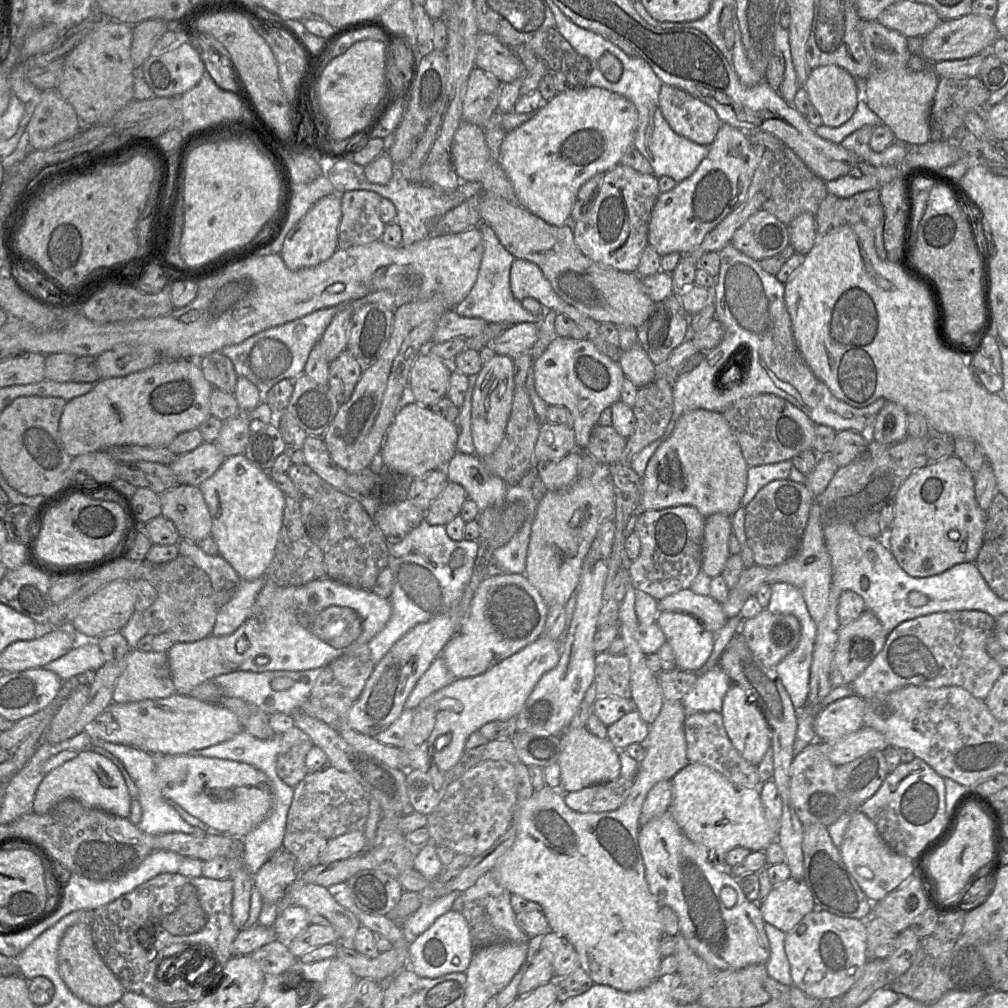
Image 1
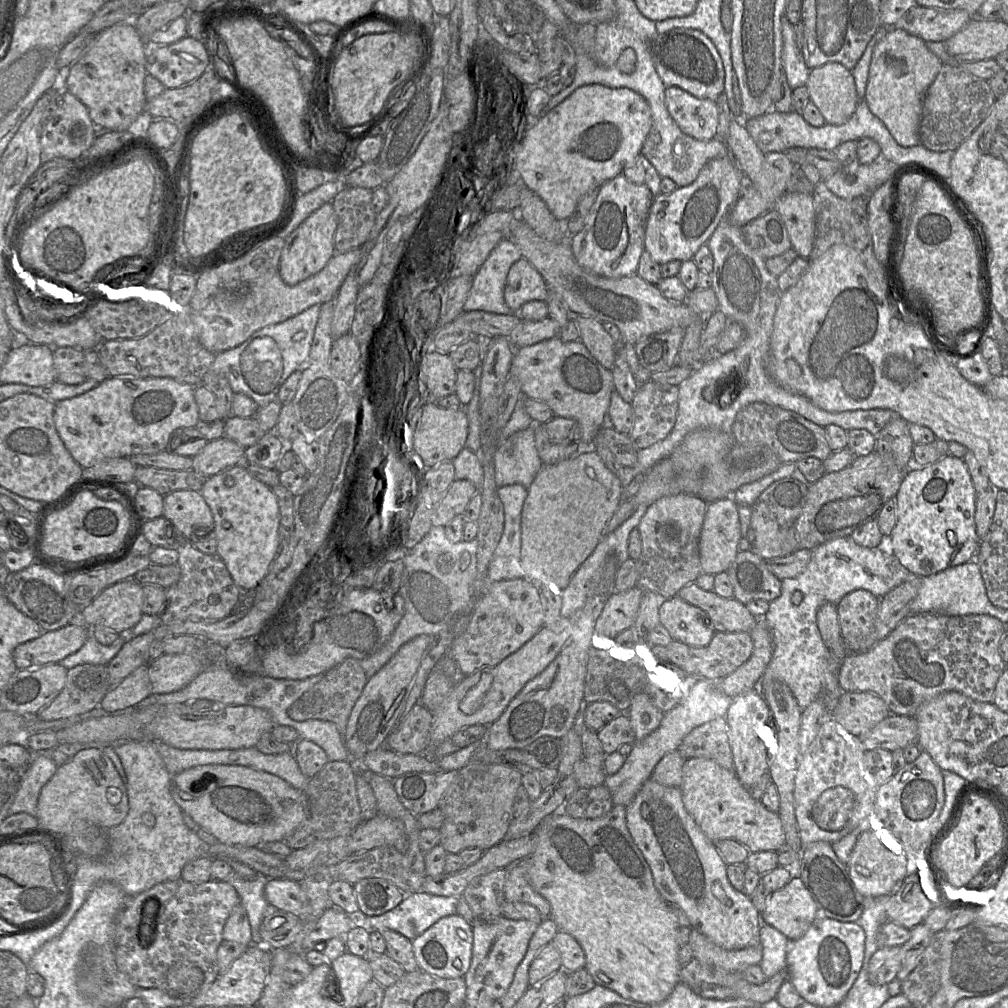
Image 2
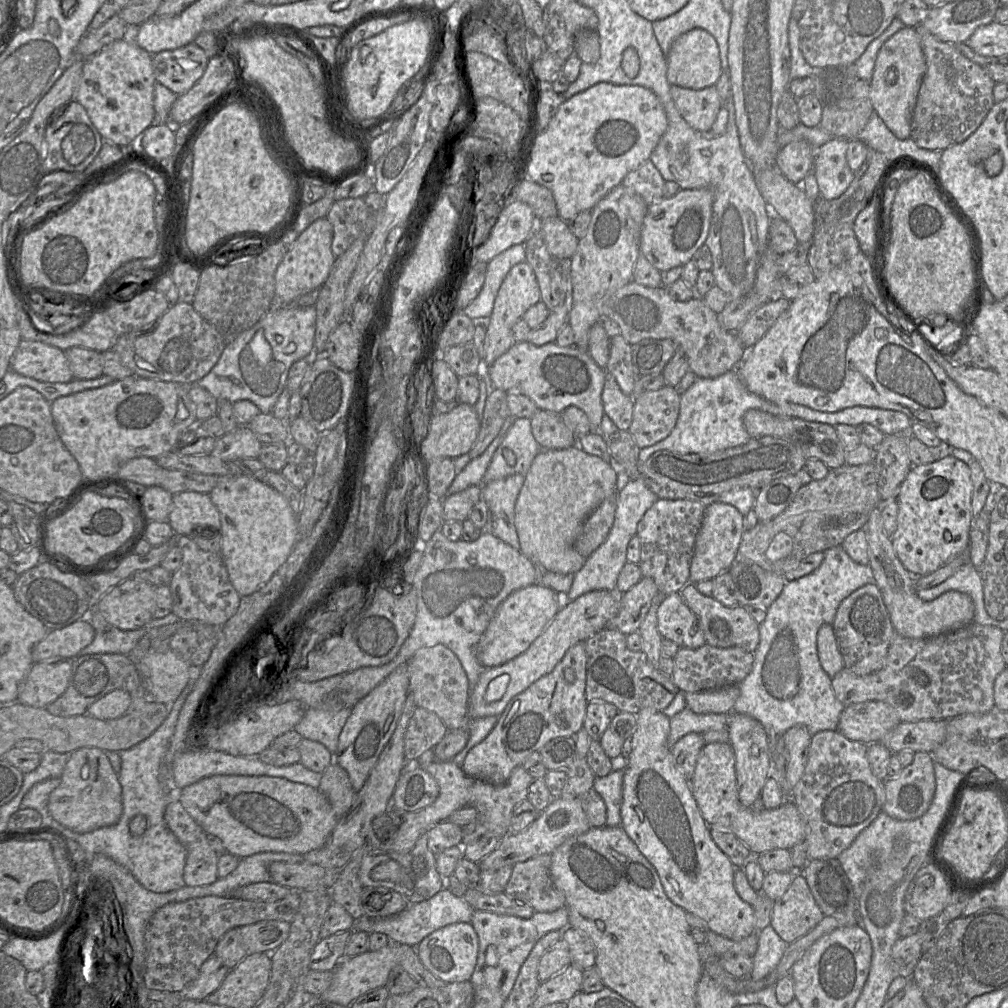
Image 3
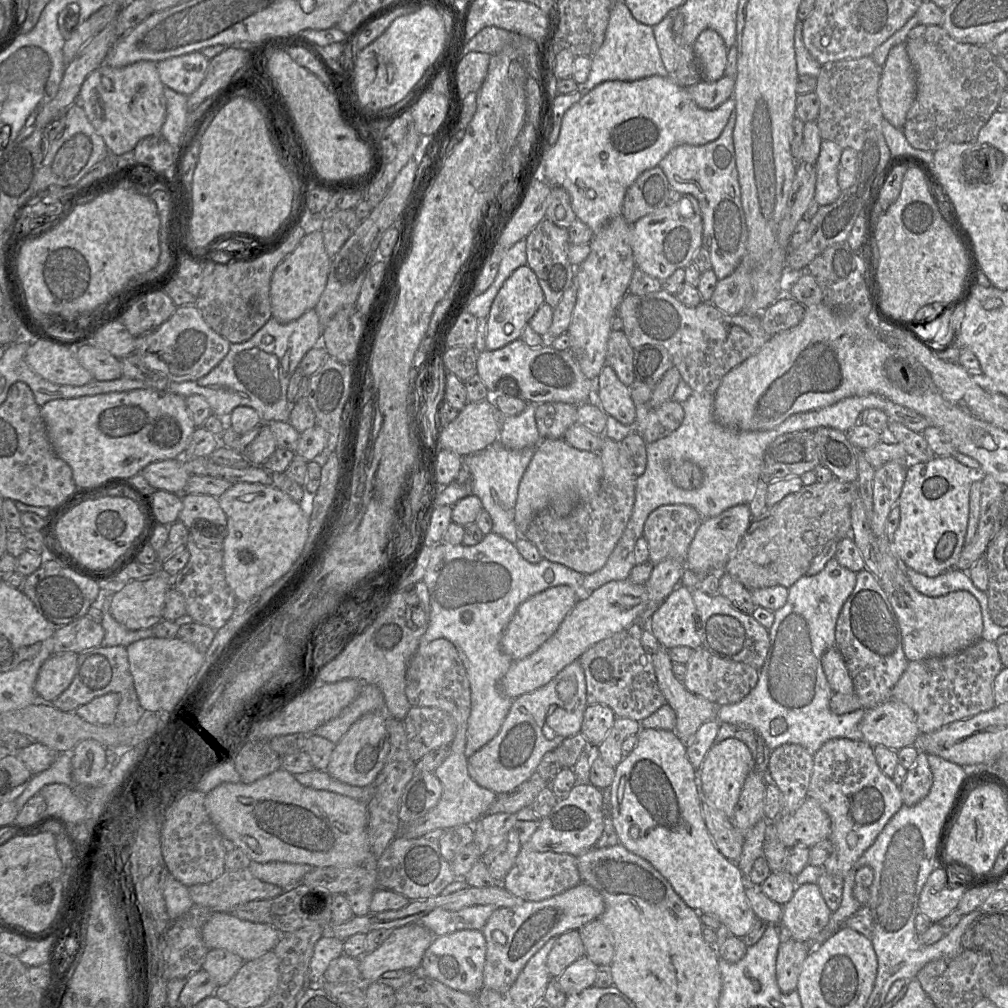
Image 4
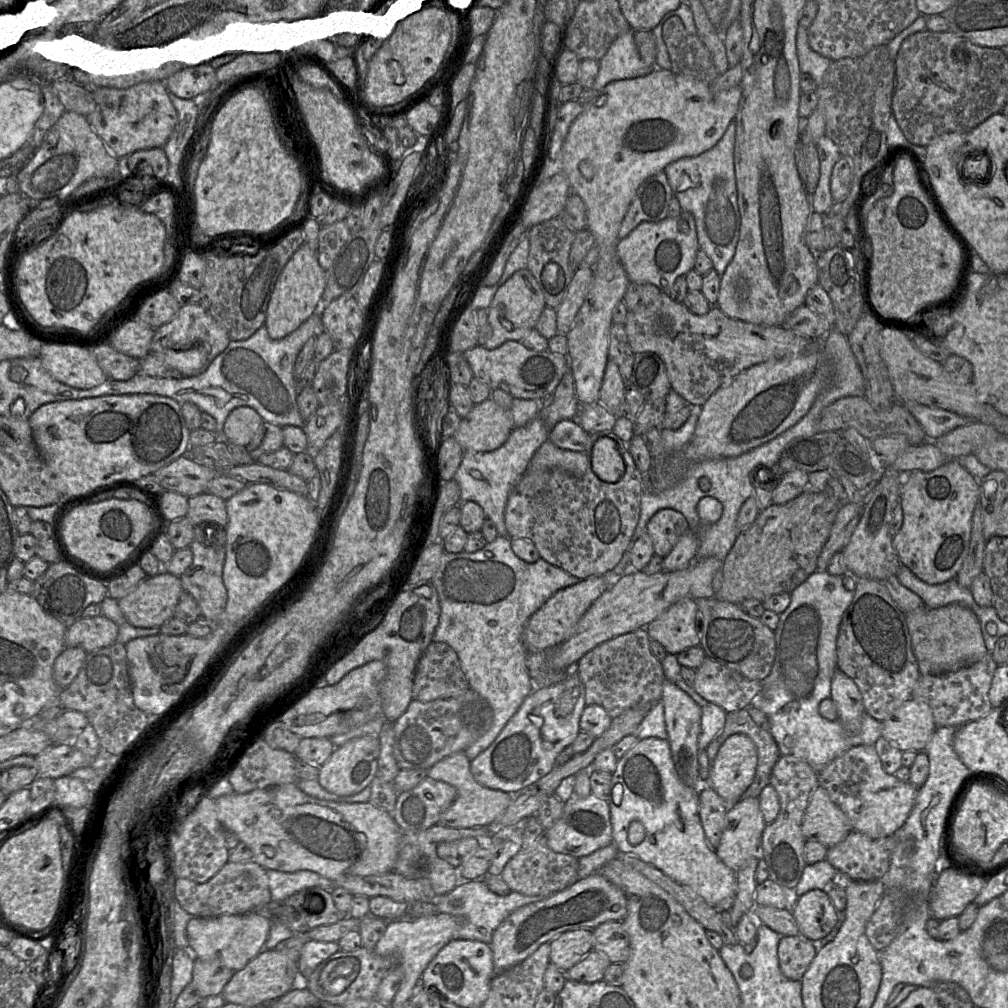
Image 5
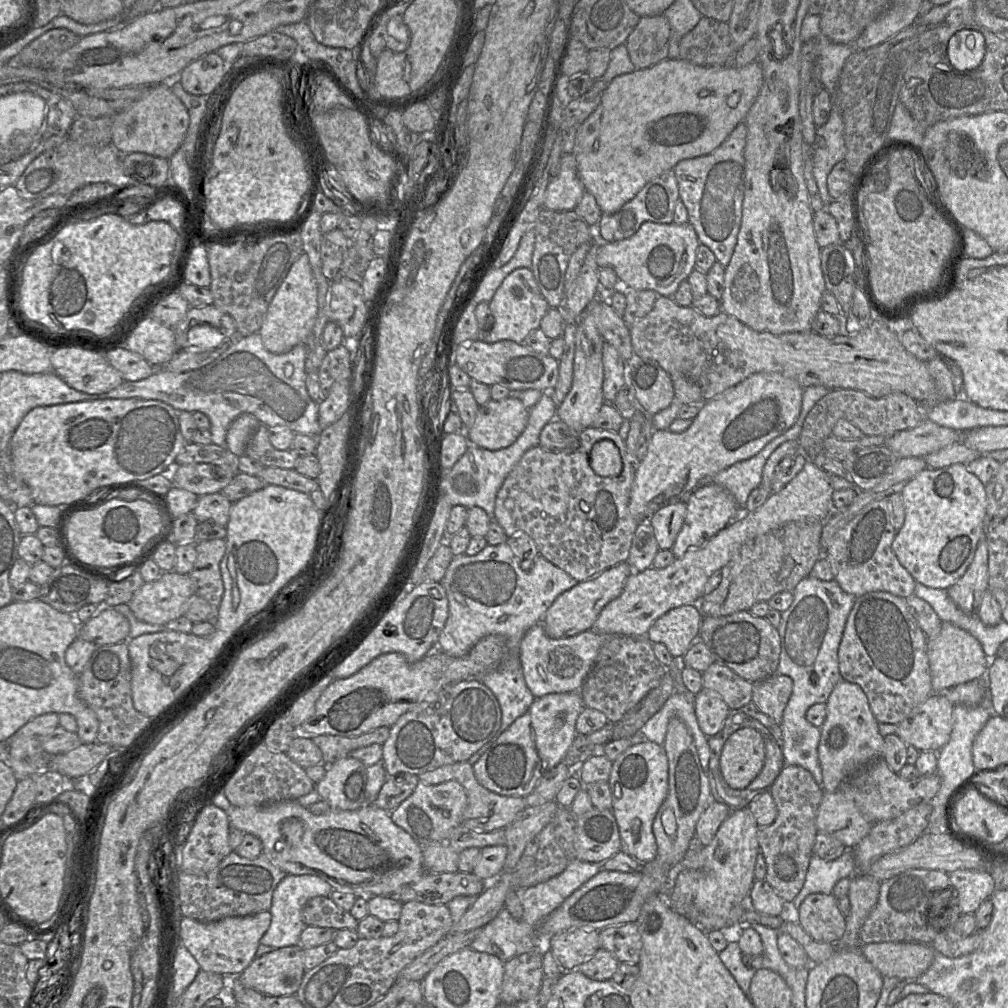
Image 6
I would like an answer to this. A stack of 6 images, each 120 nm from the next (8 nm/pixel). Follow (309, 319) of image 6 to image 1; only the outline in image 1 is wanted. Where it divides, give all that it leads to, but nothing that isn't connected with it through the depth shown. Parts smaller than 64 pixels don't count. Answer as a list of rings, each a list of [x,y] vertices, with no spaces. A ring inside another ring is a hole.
[[[334,192],[318,200],[286,235],[280,252],[286,267],[298,270],[316,266],[329,259],[338,249],[338,227],[341,216],[340,194]]]

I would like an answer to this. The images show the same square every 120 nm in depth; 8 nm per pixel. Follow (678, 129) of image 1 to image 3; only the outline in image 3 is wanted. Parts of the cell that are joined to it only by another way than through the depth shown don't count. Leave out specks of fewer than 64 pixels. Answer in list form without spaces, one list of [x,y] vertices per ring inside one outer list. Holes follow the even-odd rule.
[[[670,86],[672,99],[684,120],[699,132],[709,132],[722,107],[716,86],[700,90]]]

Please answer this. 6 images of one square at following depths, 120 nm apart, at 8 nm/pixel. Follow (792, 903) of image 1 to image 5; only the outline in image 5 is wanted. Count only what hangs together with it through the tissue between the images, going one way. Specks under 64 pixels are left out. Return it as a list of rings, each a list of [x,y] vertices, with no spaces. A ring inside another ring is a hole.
[[[813,889],[799,896],[792,905],[792,914],[800,936],[814,943],[825,938],[840,922],[841,913],[834,907],[828,893]]]

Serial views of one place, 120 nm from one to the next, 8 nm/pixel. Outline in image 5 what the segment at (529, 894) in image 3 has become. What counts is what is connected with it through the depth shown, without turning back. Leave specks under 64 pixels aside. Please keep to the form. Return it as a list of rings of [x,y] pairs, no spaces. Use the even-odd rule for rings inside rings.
[[[545,835],[537,842],[532,850],[522,850],[505,866],[502,879],[511,891],[527,896],[550,896],[561,891],[577,881],[578,859],[557,853],[547,845]]]

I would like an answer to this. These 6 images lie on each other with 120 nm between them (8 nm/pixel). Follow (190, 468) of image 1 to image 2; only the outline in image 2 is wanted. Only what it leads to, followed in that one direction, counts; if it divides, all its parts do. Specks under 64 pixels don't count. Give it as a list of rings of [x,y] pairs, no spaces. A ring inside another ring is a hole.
[[[222,437],[208,441],[205,447],[193,457],[192,470],[211,477],[244,461],[245,449],[236,442]]]

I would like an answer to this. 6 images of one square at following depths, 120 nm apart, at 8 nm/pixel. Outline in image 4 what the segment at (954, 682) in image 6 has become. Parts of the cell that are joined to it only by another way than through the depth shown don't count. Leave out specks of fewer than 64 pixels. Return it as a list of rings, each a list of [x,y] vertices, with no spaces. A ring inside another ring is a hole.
[[[887,537],[877,538],[880,560],[880,579],[878,580],[896,614],[899,622],[902,645],[908,661],[919,661],[930,657],[943,657],[956,654],[982,638],[983,618],[977,599],[967,591],[950,592],[940,597],[928,597],[918,592],[906,573],[898,566],[896,555]]]

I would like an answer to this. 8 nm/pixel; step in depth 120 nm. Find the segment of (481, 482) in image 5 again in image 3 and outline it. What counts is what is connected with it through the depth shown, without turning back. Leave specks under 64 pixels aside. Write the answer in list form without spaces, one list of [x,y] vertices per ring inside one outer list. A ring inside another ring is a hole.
[[[513,474],[482,484],[482,498],[492,517],[492,534],[517,550],[520,550],[520,544],[514,508],[524,480],[525,475]]]

